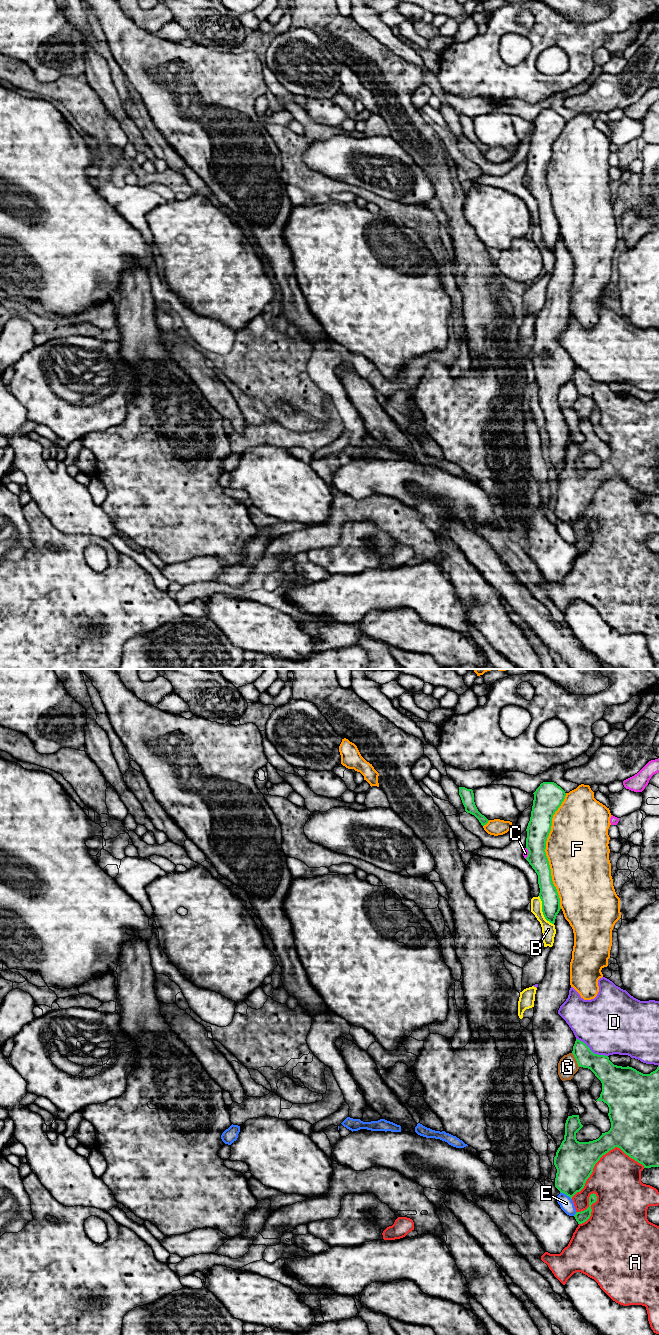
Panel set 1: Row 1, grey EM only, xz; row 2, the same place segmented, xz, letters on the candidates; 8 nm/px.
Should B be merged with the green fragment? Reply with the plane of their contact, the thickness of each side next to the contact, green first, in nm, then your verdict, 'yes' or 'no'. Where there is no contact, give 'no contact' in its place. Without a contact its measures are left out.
xz | 150/110 nm | no

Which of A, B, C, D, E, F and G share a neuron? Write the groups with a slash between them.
A / B C / D / E / F / G

